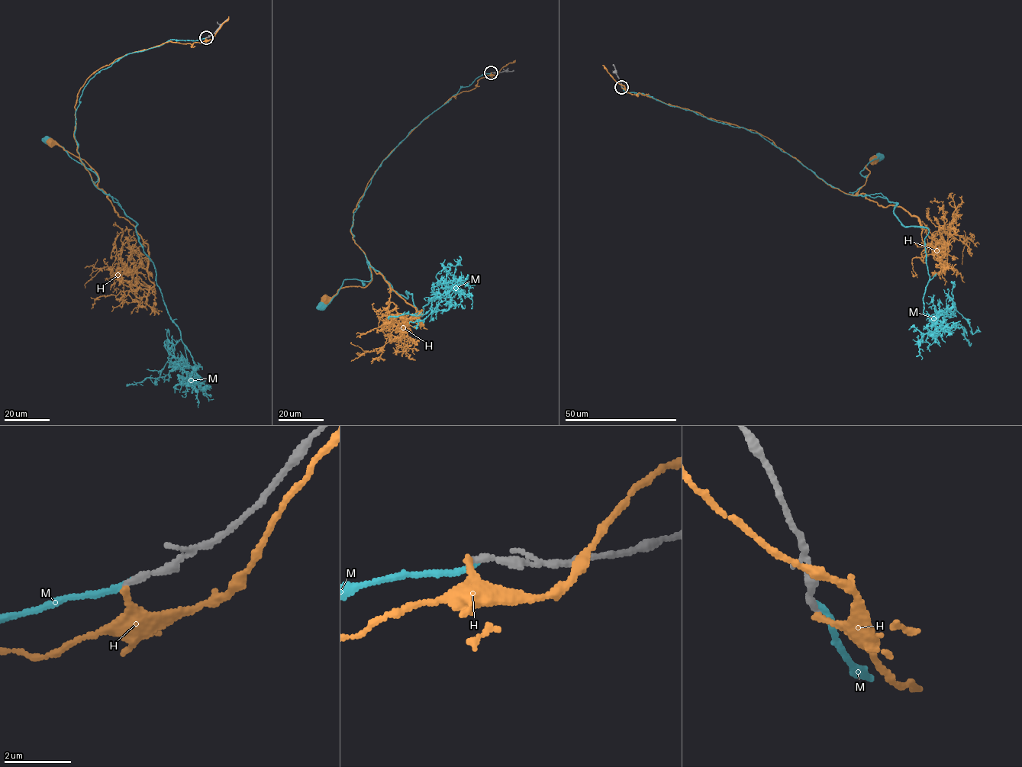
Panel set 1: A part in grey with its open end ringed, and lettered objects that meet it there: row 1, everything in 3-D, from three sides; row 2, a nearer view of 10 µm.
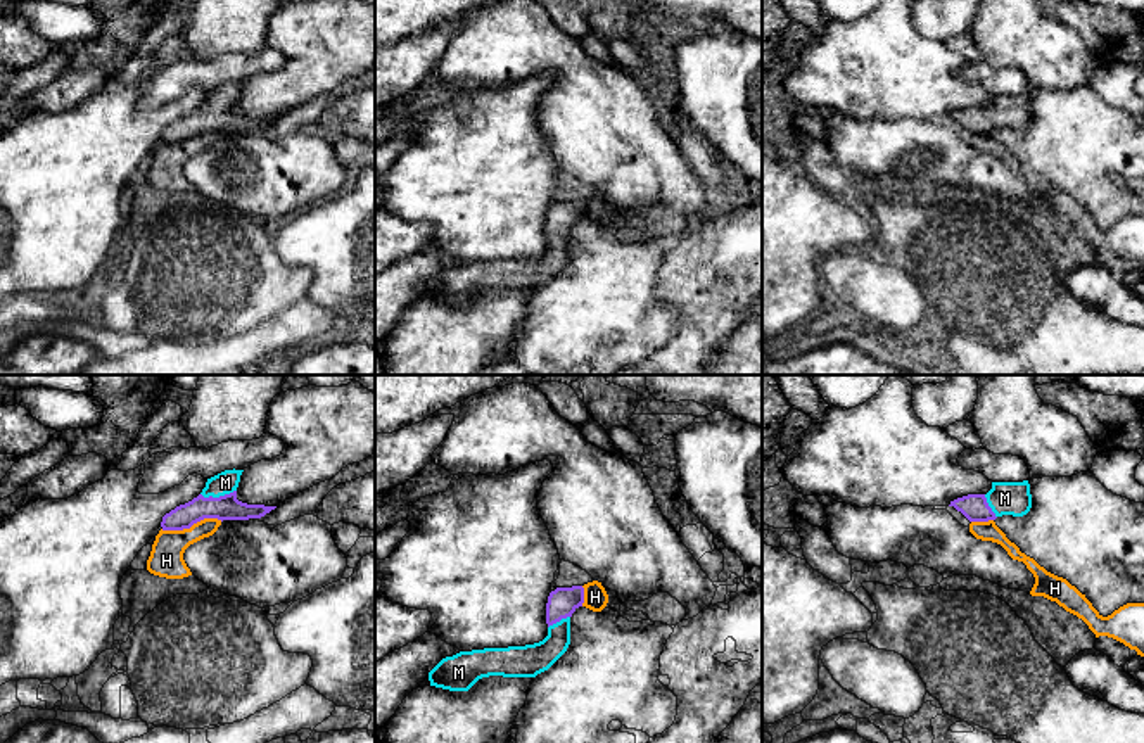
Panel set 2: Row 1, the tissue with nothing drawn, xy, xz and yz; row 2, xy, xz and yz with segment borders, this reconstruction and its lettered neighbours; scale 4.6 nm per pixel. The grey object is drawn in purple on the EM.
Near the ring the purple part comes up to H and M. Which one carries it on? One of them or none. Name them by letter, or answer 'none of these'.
M

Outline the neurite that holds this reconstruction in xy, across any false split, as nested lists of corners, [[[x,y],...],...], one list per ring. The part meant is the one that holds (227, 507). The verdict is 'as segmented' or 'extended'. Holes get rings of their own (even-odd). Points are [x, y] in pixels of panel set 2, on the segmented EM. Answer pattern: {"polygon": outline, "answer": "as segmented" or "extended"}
{"polygon": [[[225,470],[207,479],[202,492],[162,517],[162,530],[183,530],[204,518],[249,520],[261,518],[276,506],[247,505],[237,499],[237,487],[244,470]]], "answer": "extended"}

